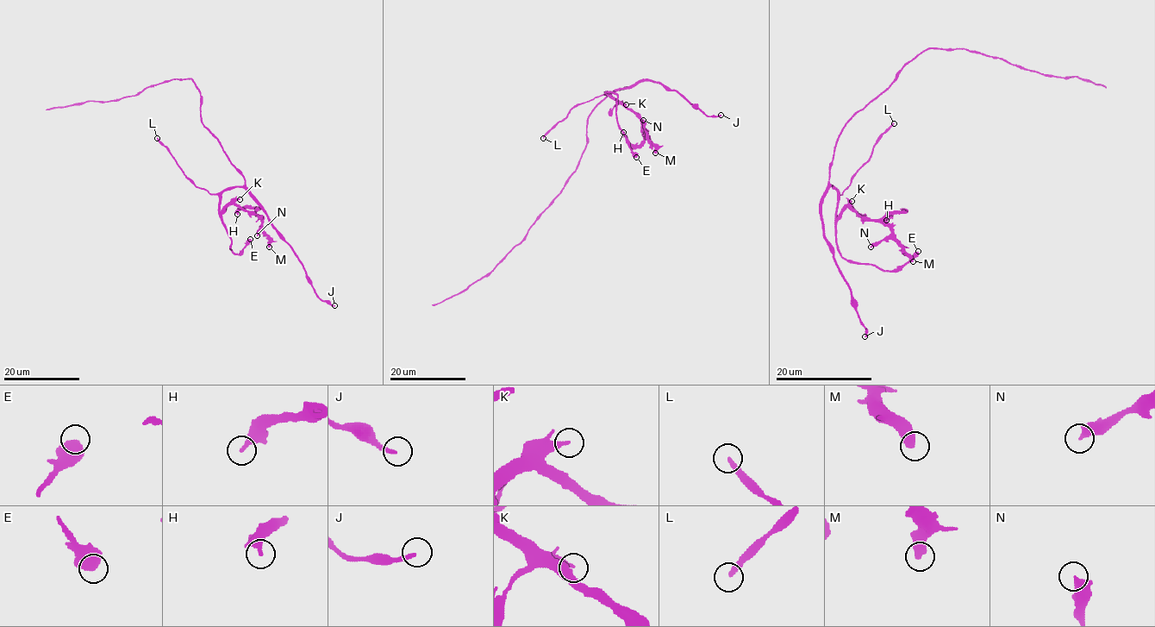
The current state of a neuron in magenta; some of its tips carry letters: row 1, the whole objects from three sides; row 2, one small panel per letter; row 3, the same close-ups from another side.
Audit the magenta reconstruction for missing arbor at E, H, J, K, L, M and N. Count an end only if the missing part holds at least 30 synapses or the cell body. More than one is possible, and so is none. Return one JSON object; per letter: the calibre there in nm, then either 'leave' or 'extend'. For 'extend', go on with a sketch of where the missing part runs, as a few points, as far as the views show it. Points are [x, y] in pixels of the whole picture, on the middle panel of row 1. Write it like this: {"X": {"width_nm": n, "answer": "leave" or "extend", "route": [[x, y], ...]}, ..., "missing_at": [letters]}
{"E": {"width_nm": 600, "answer": "leave"}, "H": {"width_nm": 320, "answer": "leave"}, "J": {"width_nm": 200, "answer": "leave"}, "K": {"width_nm": 240, "answer": "leave"}, "L": {"width_nm": 240, "answer": "leave"}, "M": {"width_nm": 500, "answer": "leave"}, "N": {"width_nm": 440, "answer": "leave"}, "missing_at": []}

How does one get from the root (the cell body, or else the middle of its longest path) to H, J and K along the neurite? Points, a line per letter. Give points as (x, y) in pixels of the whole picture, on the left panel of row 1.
H: (200, 113), (244, 178), (221, 194), (219, 210), (233, 203), (258, 210), (237, 214)
J: (200, 113), (201, 122), (217, 140), (230, 163), (243, 177), (247, 192), (297, 258), (315, 293), (334, 305)
K: (200, 113), (201, 122), (244, 178), (243, 185), (229, 187), (221, 194), (219, 210), (240, 199)

